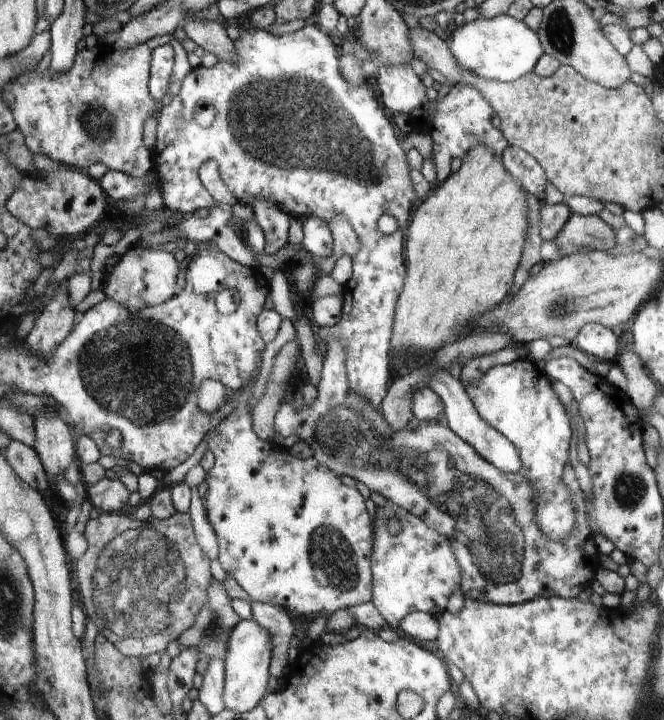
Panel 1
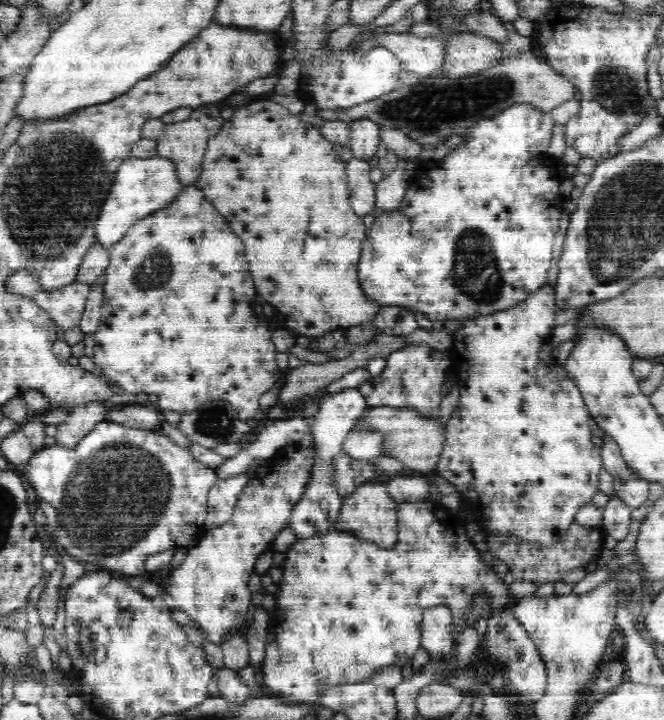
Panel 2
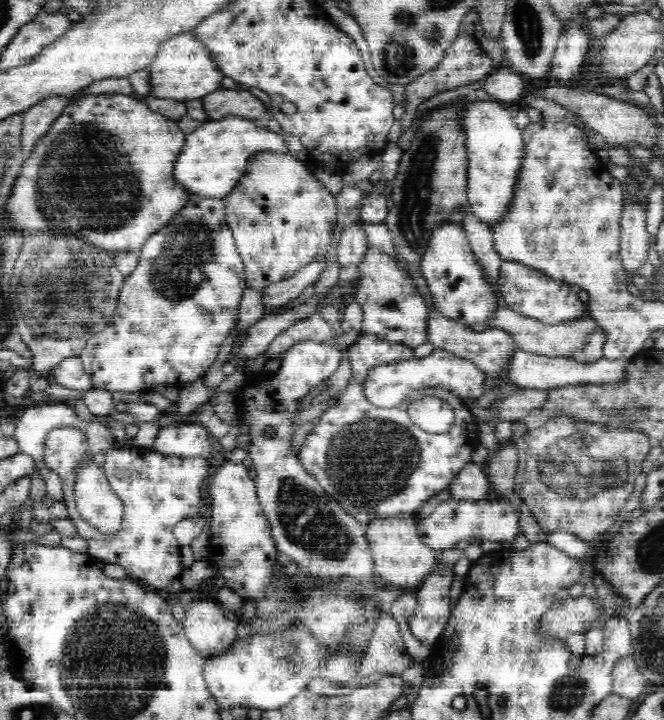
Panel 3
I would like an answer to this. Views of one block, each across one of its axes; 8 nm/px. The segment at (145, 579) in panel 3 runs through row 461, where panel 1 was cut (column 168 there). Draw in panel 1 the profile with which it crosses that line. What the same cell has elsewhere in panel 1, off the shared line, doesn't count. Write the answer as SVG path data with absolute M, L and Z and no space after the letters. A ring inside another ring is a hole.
M304 25L303 28L292 33L287 33L282 36L275 36L270 30L262 28L242 29L240 36L234 42L236 45L236 62L226 62L224 60L218 61L218 64L212 68L206 68L202 65L194 67L190 70L190 74L186 74L180 88L180 93L173 98L170 104L166 105L160 110L160 116L157 118L156 126L156 144L152 150L154 169L159 181L160 191L163 199L164 210L167 212L194 212L198 208L207 207L210 209L215 200L211 194L203 188L203 184L199 178L199 168L206 162L206 160L215 160L219 168L220 178L224 184L228 186L228 190L234 194L237 202L252 206L256 200L268 200L273 207L285 212L288 216L299 218L301 222L306 220L307 216L312 218L320 218L324 222L329 223L334 216L342 216L348 220L350 228L354 230L358 240L360 240L360 252L351 258L352 262L352 276L346 284L342 285L341 299L344 303L340 322L334 326L318 327L316 334L318 334L317 341L328 343L328 340L346 340L344 352L346 352L346 370L348 371L350 388L354 392L358 392L360 396L364 396L374 410L381 410L382 402L385 401L386 393L389 390L390 378L390 360L388 359L388 352L390 352L390 330L392 330L392 318L394 318L394 308L396 308L396 300L398 294L402 292L402 282L406 276L406 266L404 266L404 232L408 228L410 222L410 212L412 212L412 202L416 200L416 193L412 180L410 180L410 168L408 168L408 158L404 148L400 146L400 142L396 140L394 128L388 122L384 110L380 108L374 92L370 86L374 86L373 79L365 79L360 86L352 86L350 82L346 82L346 78L342 78L342 74L338 74L338 52L336 52L336 45L332 44L332 40L322 34L315 25ZM170 44L158 46L152 52L148 88L150 88L150 96L156 102L160 102L168 92L168 84L170 82L170 74L172 74L172 66L174 66L175 54L176 51ZM198 102L211 103L214 106L214 121L208 127L202 127L196 121L194 112L198 108ZM384 214L392 216L398 223L398 228L392 234L384 234L378 228L378 220Z

